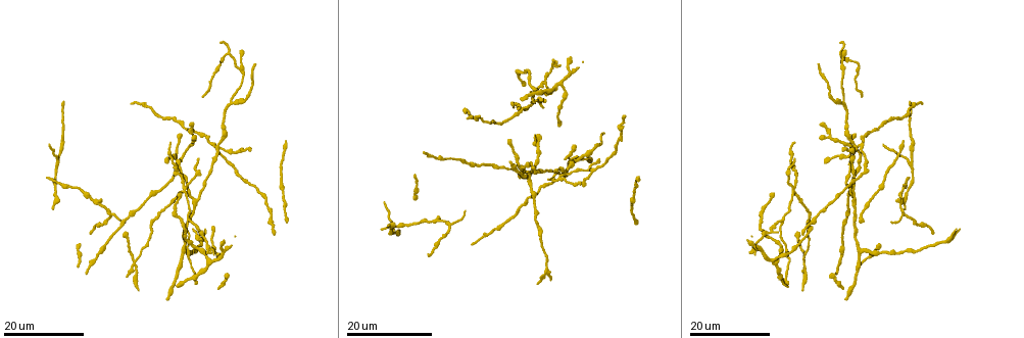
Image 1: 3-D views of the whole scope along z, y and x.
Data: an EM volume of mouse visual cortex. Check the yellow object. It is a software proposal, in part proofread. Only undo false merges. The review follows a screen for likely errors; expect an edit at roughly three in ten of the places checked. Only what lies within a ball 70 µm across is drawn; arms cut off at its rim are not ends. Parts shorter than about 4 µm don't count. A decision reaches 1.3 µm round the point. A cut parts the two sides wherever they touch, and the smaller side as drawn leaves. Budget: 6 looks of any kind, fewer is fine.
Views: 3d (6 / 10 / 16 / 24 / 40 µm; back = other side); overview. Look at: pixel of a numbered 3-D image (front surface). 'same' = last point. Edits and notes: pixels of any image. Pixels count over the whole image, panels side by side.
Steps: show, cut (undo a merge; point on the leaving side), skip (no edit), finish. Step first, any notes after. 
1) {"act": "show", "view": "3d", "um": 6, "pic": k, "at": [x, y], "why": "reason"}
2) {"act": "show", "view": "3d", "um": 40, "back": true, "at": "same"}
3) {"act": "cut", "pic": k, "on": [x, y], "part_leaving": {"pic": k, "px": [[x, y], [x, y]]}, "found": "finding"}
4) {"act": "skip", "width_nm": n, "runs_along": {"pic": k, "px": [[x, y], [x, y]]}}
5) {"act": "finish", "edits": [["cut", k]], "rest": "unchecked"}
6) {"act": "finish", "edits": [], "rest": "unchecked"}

{"act": "show", "view": "3d", "um": 16, "pic": 1, "at": [134, 261], "why": "two arms in line, one across"}

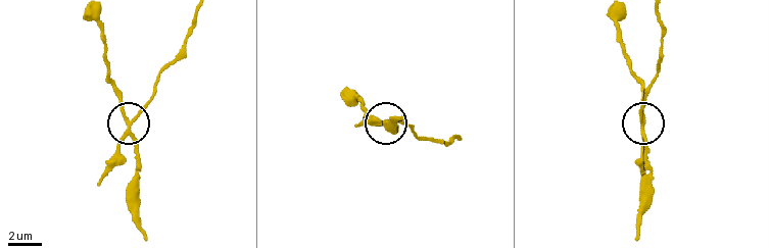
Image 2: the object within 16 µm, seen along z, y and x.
{"act": "show", "view": "3d", "um": 6, "pic": 2, "at": [127, 120]}

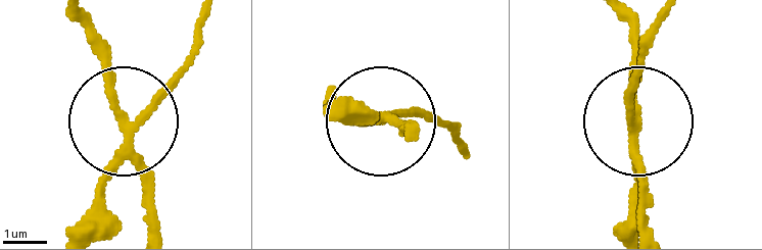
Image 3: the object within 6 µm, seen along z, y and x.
{"act": "cut", "pic": 3, "on": [99, 200], "side_arm_um": 8, "part_leaving": {"pic": 3, "px": [[129, 134], [191, 50], [198, 16]]}, "found": "a second cell is stuck on"}

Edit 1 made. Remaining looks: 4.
{"act": "show", "view": "3d", "um": 24, "pic": 1, "at": [451, 223]}

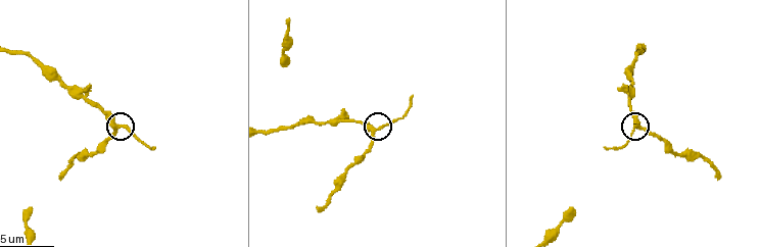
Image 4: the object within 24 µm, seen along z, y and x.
{"act": "show", "view": "3d", "um": 6, "pic": 4, "at": [640, 129]}

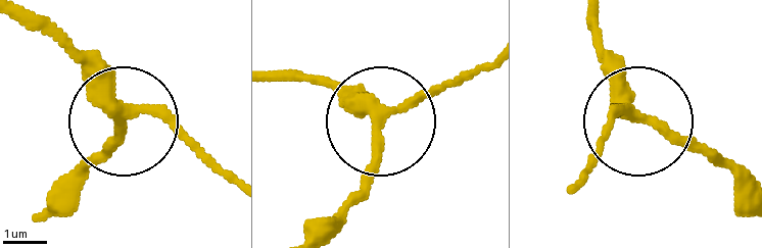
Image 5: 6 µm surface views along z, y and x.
{"act": "skip", "found": "all the same cell"}

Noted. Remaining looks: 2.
{"act": "show", "view": "3d", "um": 16, "pic": 1, "at": [579, 159], "why": "side arm on a straight run"}

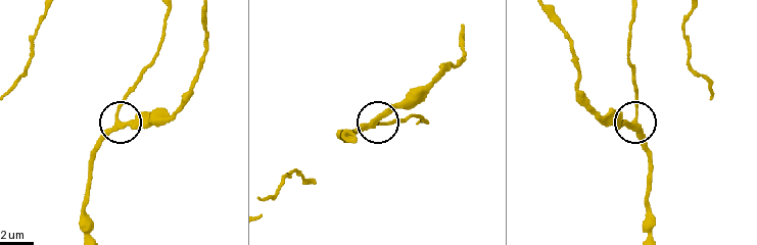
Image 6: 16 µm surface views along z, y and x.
{"act": "show", "view": "3d", "um": 6, "pic": 6, "at": [379, 119], "why": "closer look"}

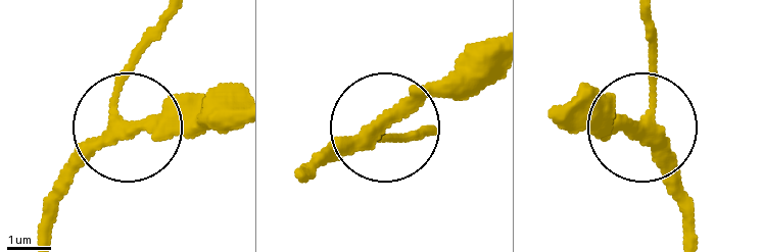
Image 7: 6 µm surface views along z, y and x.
{"act": "skip", "runs_along": {"pic": 7, "px": [[298, 173], [386, 130], [471, 45]]}, "found": "one cell here"}

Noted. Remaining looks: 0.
{"act": "finish", "edits": [["cut", 3]], "rest": "unchecked"}

